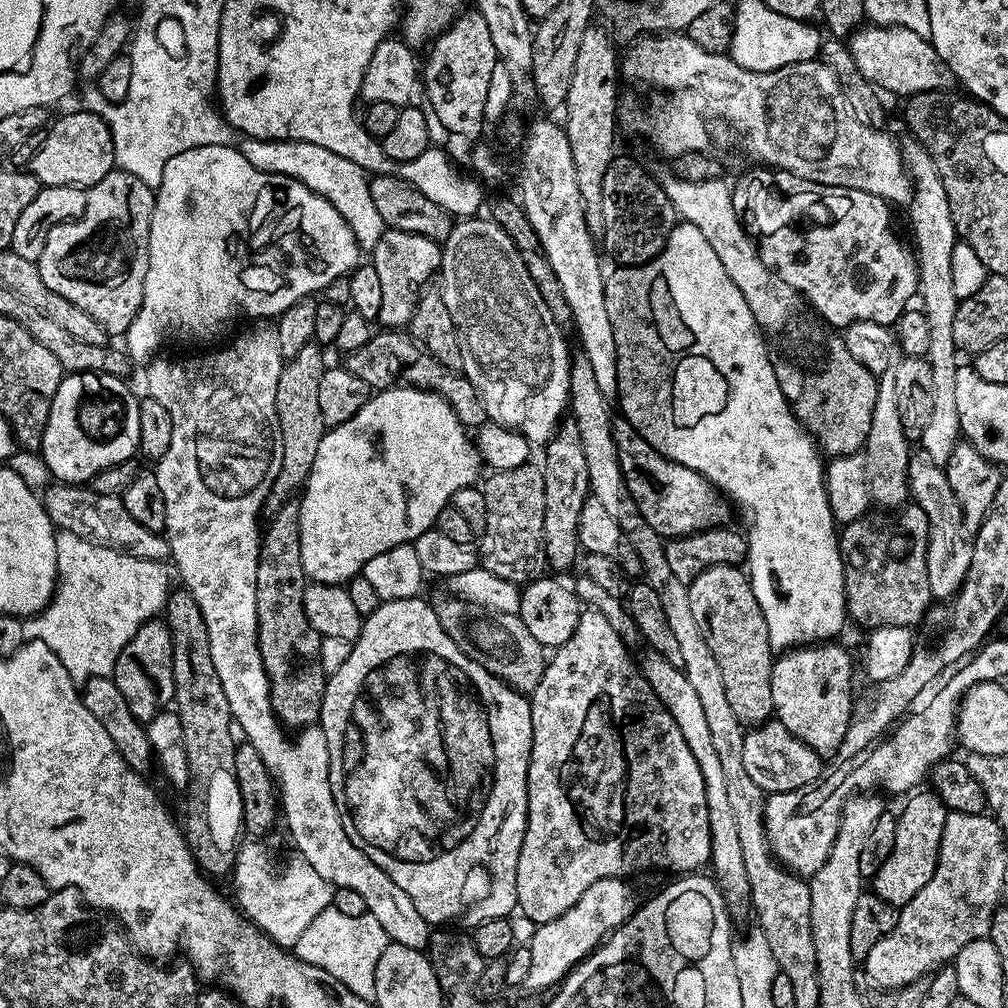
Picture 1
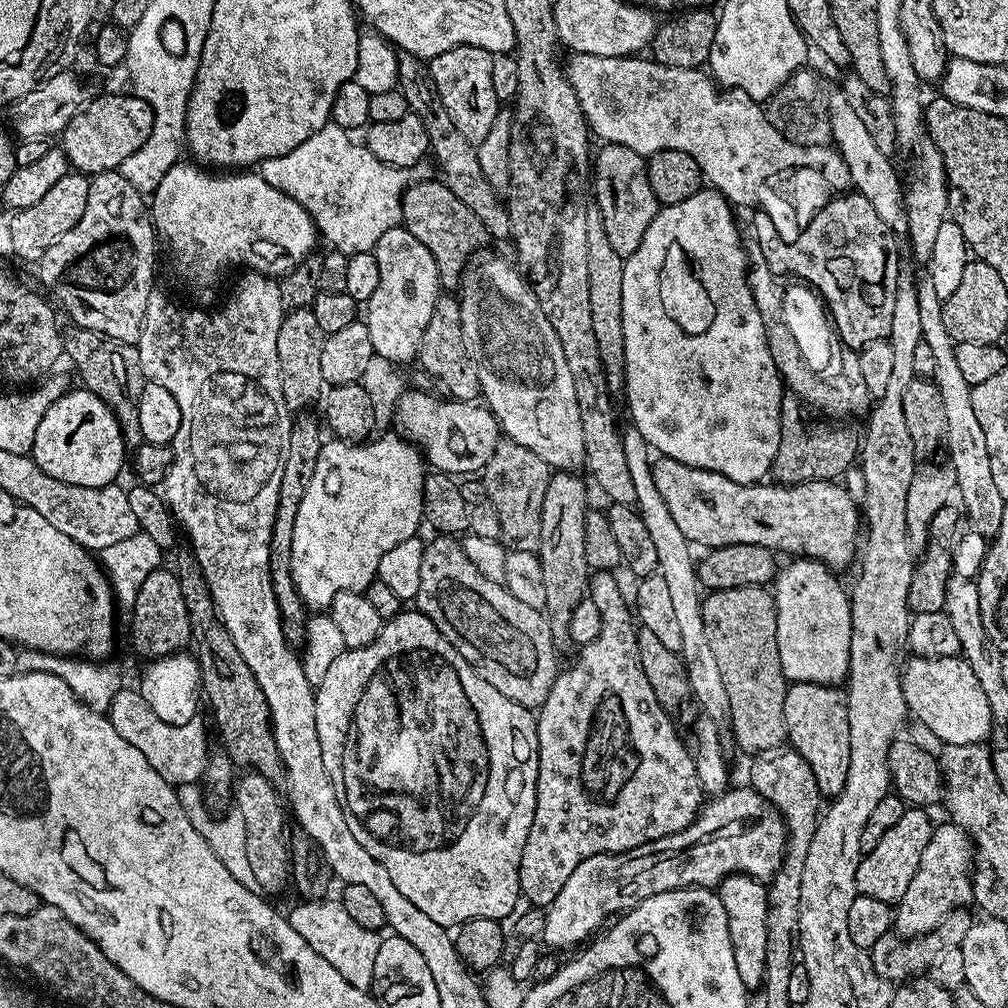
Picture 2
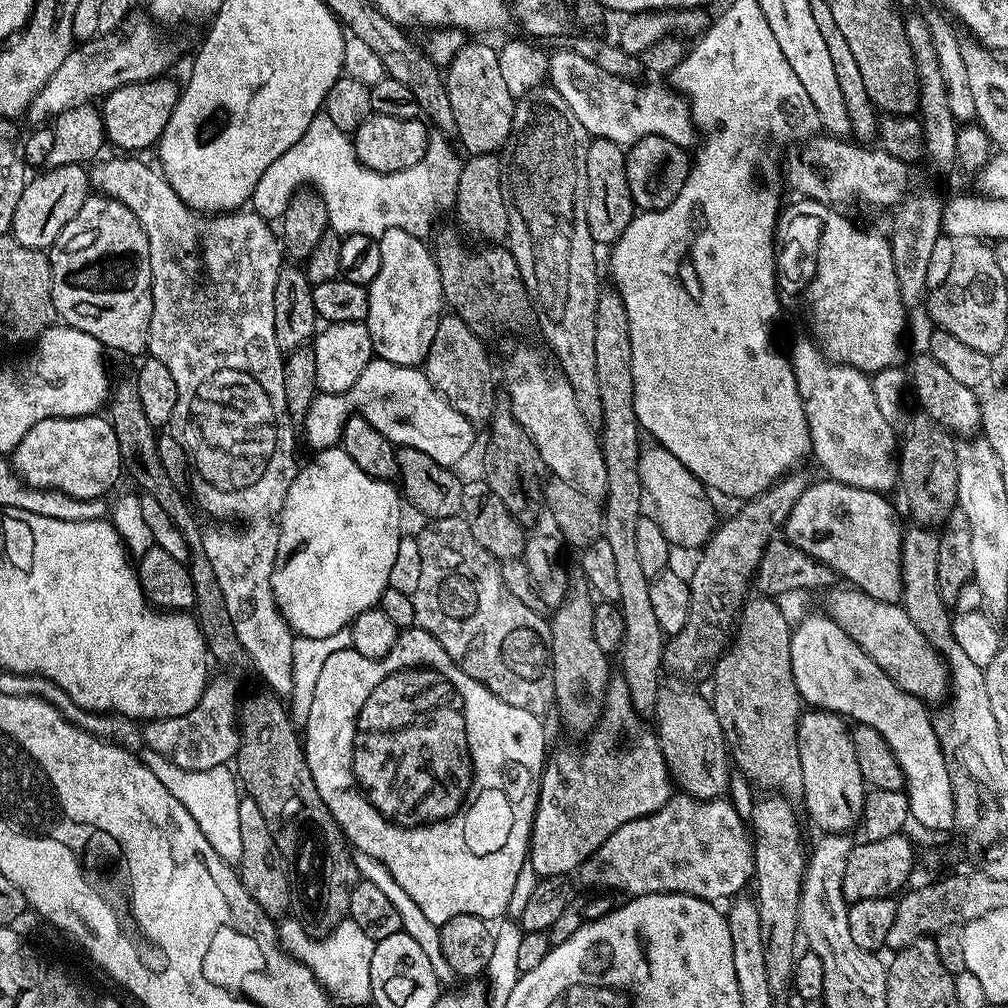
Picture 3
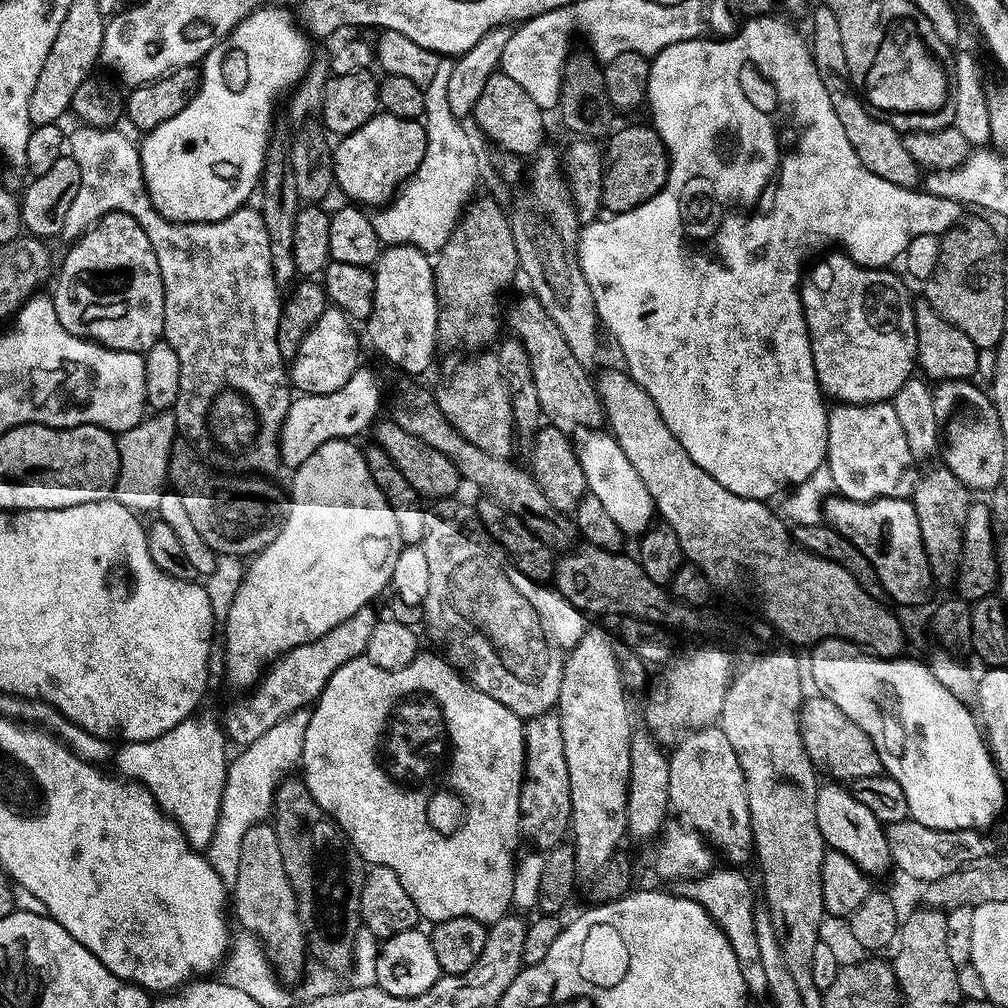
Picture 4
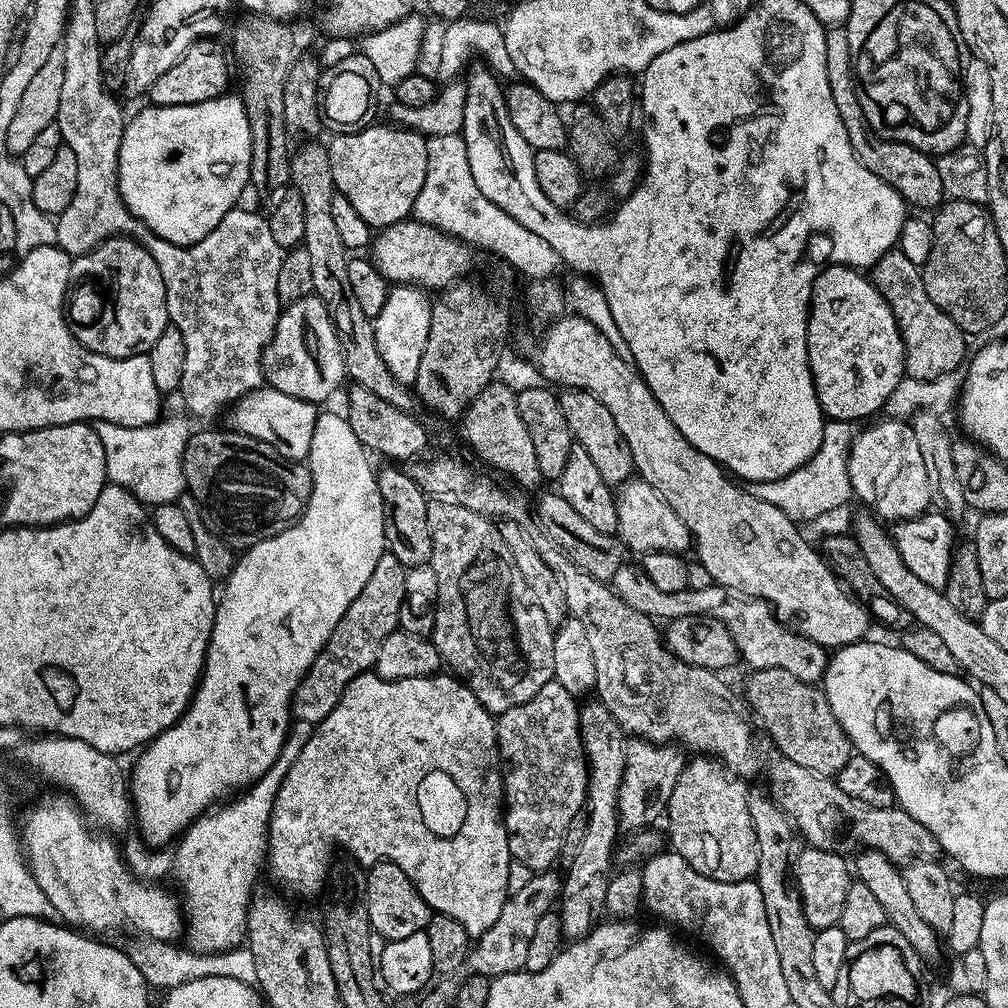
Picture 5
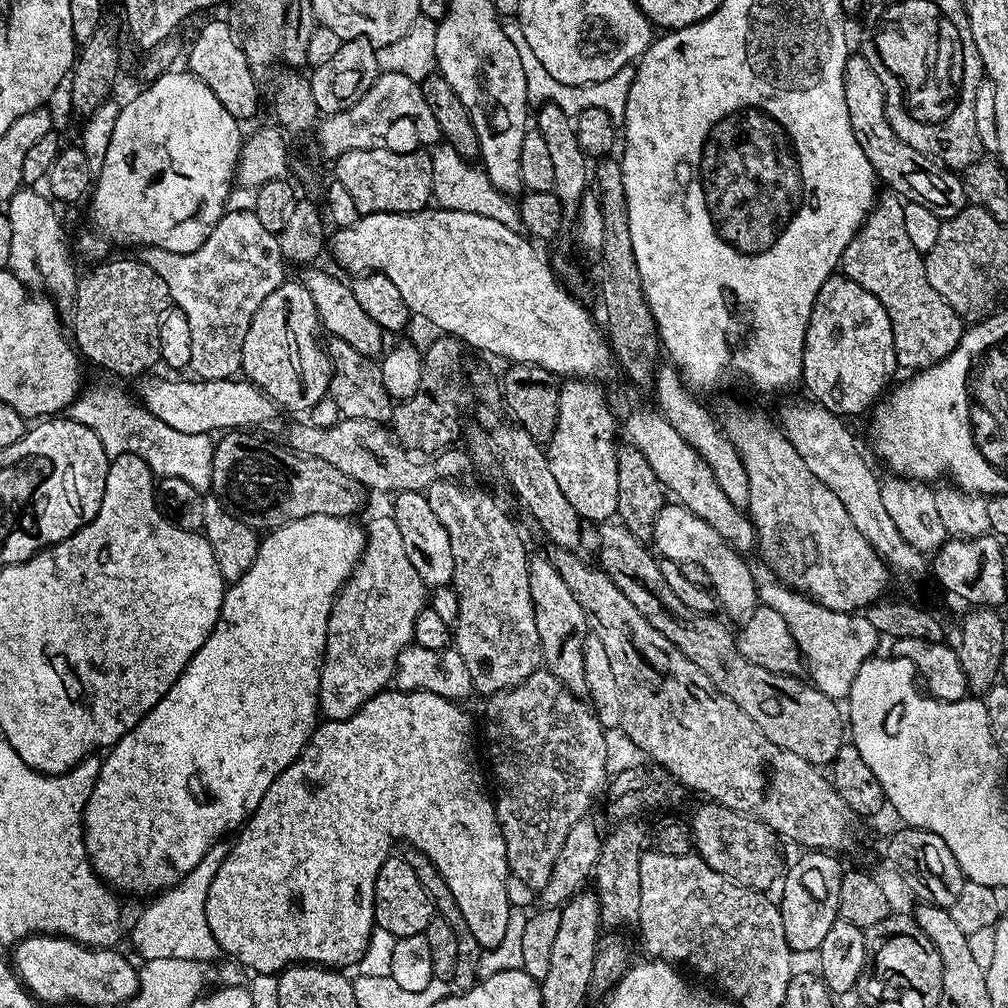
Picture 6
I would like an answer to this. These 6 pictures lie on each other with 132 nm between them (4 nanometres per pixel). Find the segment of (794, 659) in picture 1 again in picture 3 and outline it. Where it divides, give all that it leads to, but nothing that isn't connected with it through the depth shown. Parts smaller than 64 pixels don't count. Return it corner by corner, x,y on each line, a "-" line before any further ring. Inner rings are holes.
809,707
801,711
798,722
798,758
802,758
802,786
804,795
802,805
808,816
821,829
821,833
851,833
860,823
866,785
862,778
862,770
858,770
858,754
854,754
854,742
850,724
839,712
828,712
824,708

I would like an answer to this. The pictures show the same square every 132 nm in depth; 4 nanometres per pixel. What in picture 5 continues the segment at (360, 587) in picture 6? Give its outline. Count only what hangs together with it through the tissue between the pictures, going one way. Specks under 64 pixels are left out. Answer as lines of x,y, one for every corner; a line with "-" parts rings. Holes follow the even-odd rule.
386,550
382,558
378,558
374,574
370,574
366,586
362,586
362,594
350,602
350,610
342,614
342,622
334,626
326,646
314,658
312,669
302,678
292,699
292,715
296,720
313,726
321,724
326,714
338,706
350,682
375,665
382,642
386,642
390,633
400,628
400,611
406,594
404,564

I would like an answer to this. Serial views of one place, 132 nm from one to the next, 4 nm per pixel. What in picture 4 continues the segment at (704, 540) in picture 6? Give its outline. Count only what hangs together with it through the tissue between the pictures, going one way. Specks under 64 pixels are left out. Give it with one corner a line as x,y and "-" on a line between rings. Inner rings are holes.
588,430
581,436
584,437
578,440
576,456
580,460
582,474
586,474
590,495
602,502
610,518
618,522
625,534
639,537
652,527
657,515
656,504
650,498
650,490
646,490
646,482
638,478
638,470
634,470
630,458
626,458
626,450
622,450
615,436
604,430

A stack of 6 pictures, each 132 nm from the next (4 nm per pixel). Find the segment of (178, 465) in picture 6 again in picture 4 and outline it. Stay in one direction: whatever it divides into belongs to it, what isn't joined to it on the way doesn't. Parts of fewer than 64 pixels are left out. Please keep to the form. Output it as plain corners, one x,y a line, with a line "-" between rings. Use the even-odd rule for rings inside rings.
160,410
140,421
138,426
119,433
116,445
120,455
120,475
116,478
114,498
137,514
152,512
168,484
168,459
172,443
178,438
176,418
171,411

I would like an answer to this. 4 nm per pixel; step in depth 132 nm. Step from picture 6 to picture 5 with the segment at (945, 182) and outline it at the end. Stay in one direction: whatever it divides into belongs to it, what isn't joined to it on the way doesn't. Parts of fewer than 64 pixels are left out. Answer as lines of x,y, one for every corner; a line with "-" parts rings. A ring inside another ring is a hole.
832,26
826,31
826,78
828,79
828,93
834,94
834,106
838,106
838,118
842,118
842,126
846,126
850,146
862,162
862,166
878,174
878,178
882,178
882,182
891,186
913,209
935,210
939,208
945,195
935,159
929,153
919,152
917,148
909,144
900,144
896,140
885,140
883,136
877,136
866,122
856,93
858,85
856,76
852,72
847,27

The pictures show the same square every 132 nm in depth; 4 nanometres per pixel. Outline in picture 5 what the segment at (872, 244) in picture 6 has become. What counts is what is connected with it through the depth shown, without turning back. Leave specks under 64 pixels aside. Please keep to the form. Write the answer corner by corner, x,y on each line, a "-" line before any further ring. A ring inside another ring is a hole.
893,250
882,254
882,258
872,265
870,279
896,319
904,343
904,370
909,377
918,380
936,379
940,374
948,374
965,363
966,333
934,304
930,294
926,294
921,265
910,262
899,250

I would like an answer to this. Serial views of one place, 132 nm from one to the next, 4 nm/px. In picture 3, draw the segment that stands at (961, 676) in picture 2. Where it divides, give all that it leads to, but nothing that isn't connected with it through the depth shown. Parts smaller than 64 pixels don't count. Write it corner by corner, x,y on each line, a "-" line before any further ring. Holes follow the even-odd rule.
844,586
841,592
829,594
826,615
835,624
842,626
842,630
846,630
846,634
850,634
850,638
862,646
871,660
882,666
884,673
903,692
909,692
911,696
917,696
925,702
945,699
950,688
948,665
935,646
922,634
922,630
910,622
899,603
887,604
878,598
870,598
870,594
861,592
858,588

